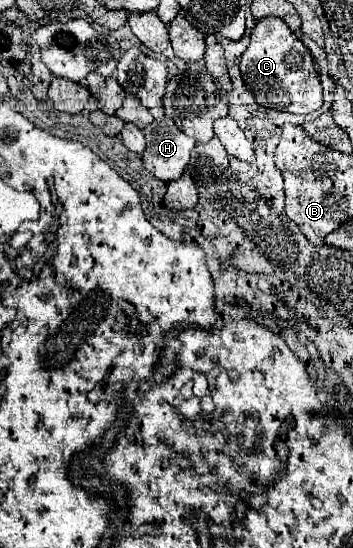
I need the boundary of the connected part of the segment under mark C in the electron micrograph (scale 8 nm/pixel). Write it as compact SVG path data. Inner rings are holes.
M265 18L255 24L251 32L251 44L243 52L239 66L241 66L243 82L253 92L257 104L273 110L277 110L277 104L275 106L271 104L277 102L277 90L293 90L293 86L297 86L297 76L313 76L313 84L315 86L319 84L317 80L319 74L315 70L311 52L299 38L295 38L293 30L283 20L277 18ZM283 84L287 84L287 88L283 88Z

